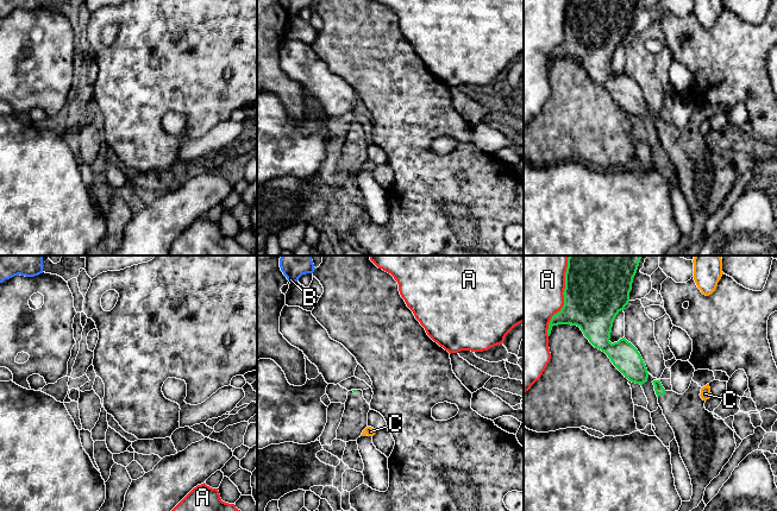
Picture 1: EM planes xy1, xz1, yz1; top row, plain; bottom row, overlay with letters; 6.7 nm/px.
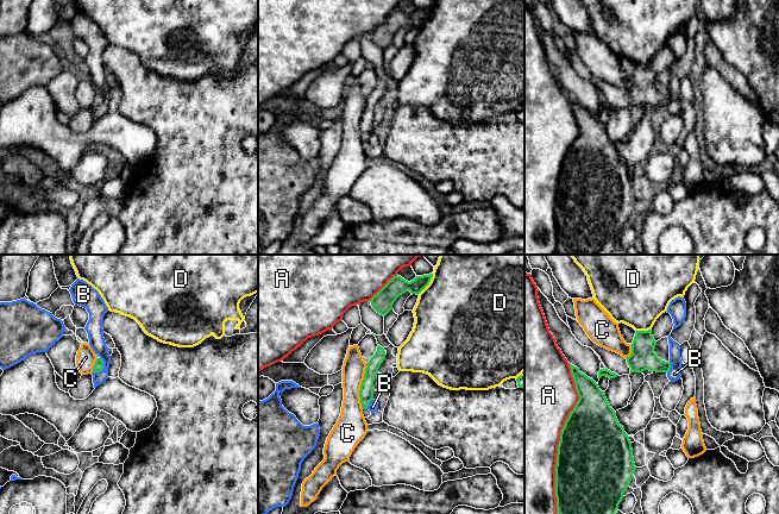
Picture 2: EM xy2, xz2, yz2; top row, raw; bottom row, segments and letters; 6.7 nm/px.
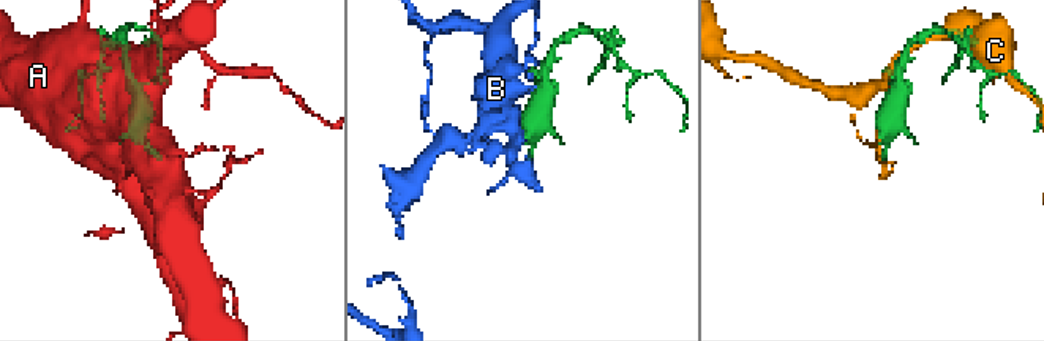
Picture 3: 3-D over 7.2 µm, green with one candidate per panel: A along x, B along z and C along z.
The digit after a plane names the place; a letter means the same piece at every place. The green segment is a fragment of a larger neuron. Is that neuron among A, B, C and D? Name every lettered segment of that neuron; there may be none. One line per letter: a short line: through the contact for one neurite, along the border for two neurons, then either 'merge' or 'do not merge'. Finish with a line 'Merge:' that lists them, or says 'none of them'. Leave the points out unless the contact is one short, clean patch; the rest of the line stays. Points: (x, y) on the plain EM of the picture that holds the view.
A: do not merge
B: xy2 (100, 91), (102, 101), (93, 106) | do not merge
C: do not merge
D: do not merge
Merge: none of them

